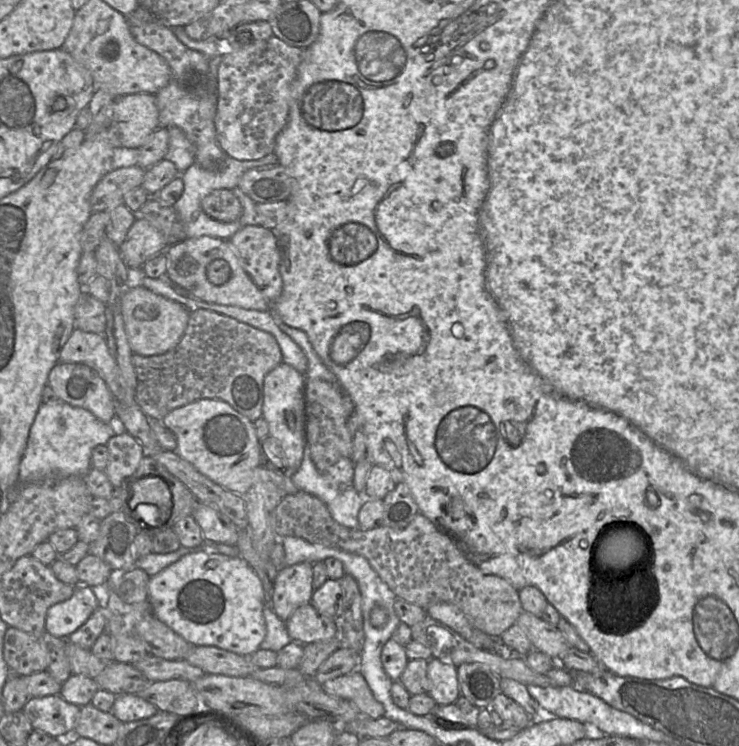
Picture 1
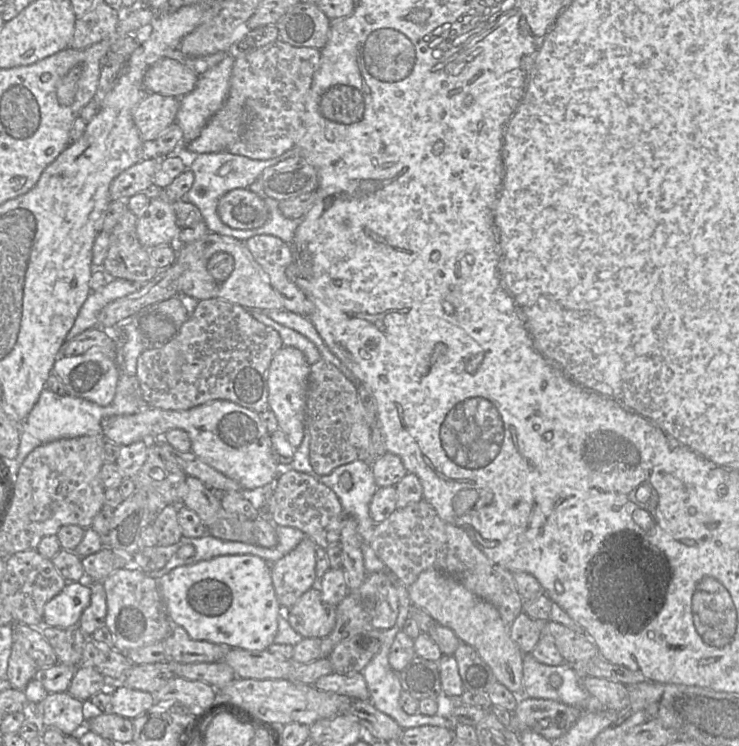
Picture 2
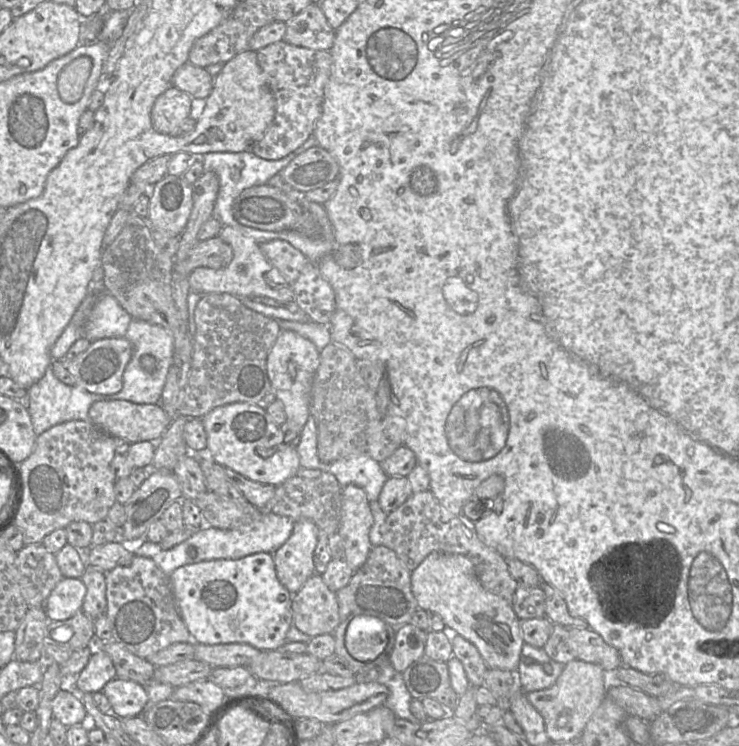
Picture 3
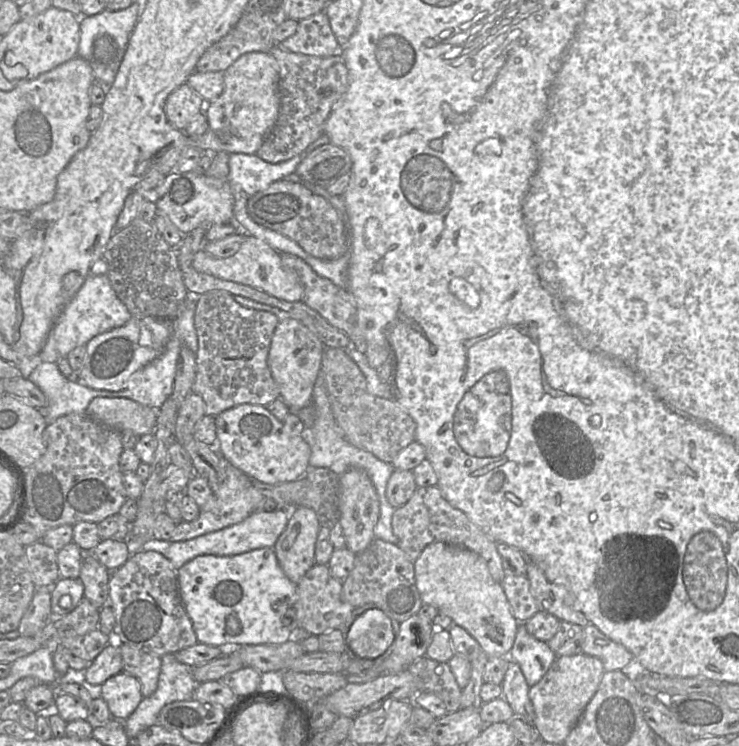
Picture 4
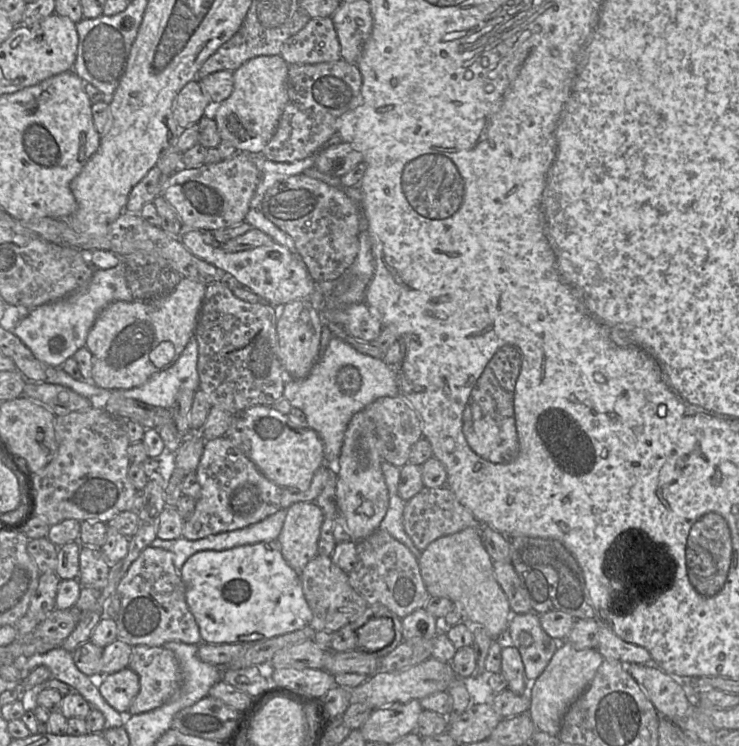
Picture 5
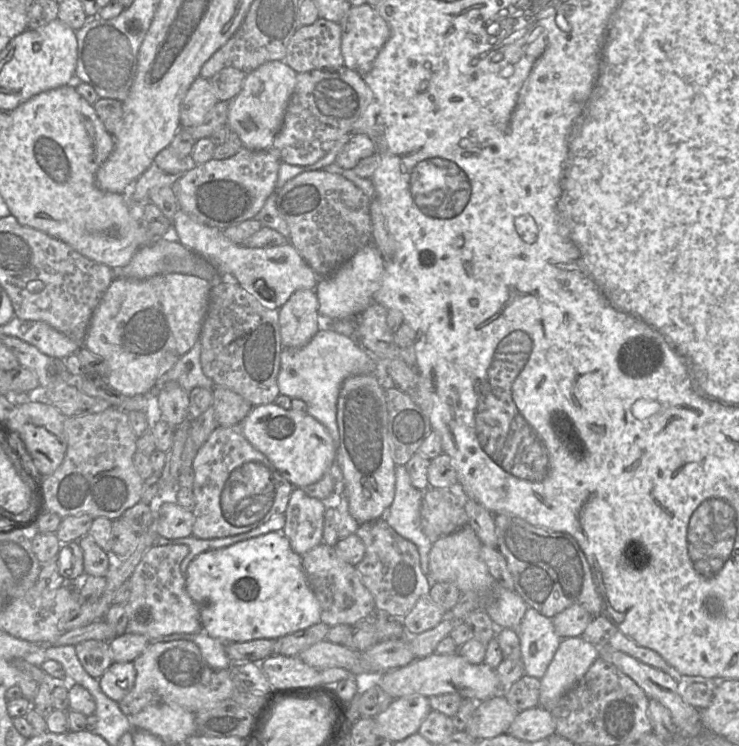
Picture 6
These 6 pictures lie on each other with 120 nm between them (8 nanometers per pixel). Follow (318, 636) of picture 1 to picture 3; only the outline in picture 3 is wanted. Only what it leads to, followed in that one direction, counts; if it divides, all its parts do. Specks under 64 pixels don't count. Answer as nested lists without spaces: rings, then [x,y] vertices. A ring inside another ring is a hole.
[[[318,573],[293,595],[291,608],[293,624],[310,637],[333,634],[340,624],[336,593],[327,587]]]

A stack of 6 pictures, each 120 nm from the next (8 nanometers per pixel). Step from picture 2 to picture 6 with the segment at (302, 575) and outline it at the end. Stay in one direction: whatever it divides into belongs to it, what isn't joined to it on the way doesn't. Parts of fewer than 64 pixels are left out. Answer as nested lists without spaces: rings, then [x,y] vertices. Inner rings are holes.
[[[301,487],[293,488],[284,513],[283,534],[300,556],[323,542],[326,509],[326,503],[308,496]]]

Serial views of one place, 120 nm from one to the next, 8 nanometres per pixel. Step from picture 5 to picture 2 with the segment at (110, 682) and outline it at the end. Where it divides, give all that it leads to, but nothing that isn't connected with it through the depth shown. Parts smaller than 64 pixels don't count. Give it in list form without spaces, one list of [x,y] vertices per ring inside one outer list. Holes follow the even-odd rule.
[[[122,684],[110,686],[112,712],[134,719],[156,704],[154,694],[129,688]]]

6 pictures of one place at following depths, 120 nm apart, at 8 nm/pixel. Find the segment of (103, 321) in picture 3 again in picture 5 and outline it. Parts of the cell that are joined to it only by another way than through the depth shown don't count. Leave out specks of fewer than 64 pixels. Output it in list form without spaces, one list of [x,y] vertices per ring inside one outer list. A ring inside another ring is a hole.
[[[122,261],[109,269],[95,269],[89,284],[63,299],[50,302],[30,311],[13,329],[13,333],[30,349],[32,354],[48,366],[62,368],[63,363],[80,348],[85,347],[88,333],[100,312],[115,301],[134,300],[127,285]]]

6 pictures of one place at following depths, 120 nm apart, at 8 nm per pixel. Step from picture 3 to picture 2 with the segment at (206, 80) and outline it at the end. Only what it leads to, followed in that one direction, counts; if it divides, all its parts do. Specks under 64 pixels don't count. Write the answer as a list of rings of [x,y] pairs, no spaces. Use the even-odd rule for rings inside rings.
[[[165,57],[149,67],[143,85],[148,93],[180,98],[195,88],[198,76],[185,60]]]

